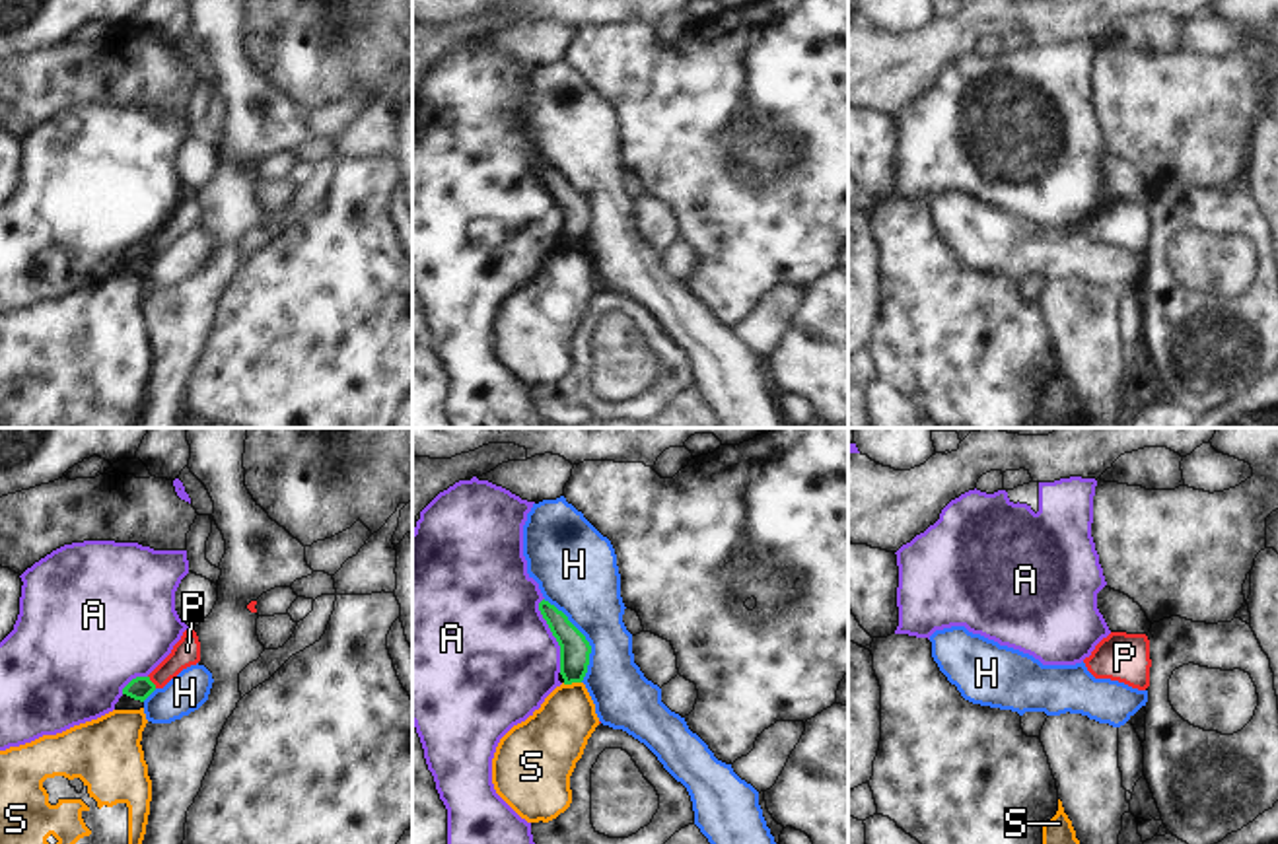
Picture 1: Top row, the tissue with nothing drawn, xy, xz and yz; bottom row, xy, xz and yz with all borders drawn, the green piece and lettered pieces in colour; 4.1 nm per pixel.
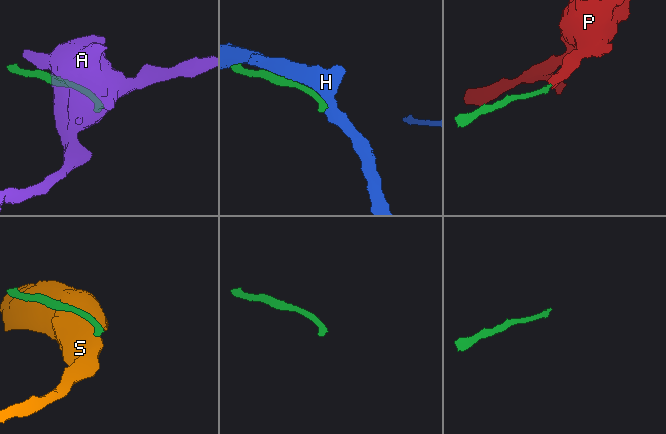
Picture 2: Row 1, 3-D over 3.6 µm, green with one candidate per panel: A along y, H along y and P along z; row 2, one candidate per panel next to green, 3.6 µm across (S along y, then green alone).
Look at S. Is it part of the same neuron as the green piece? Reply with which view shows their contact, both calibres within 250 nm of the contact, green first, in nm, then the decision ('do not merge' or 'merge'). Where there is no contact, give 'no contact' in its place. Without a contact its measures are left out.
meets green in xz; 130 nm thick on the green side, 260 nm on the other; do not merge

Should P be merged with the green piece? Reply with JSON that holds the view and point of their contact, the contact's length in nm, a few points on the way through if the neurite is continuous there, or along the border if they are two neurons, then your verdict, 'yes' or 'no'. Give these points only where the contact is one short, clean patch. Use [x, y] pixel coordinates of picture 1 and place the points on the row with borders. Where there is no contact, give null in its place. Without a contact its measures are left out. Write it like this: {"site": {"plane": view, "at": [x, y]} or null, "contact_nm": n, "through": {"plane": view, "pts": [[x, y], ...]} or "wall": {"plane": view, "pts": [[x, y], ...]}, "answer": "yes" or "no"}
{"site": {"plane": "xy", "at": [150, 681]}, "contact_nm": 70, "through": {"plane": "xy", "pts": [[141, 687], [150, 681], [185, 652]]}, "answer": "yes"}

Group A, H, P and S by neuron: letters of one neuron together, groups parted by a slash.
A / H / P / S

